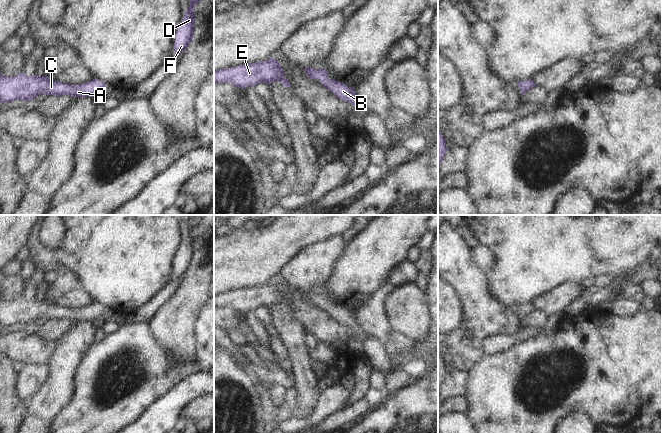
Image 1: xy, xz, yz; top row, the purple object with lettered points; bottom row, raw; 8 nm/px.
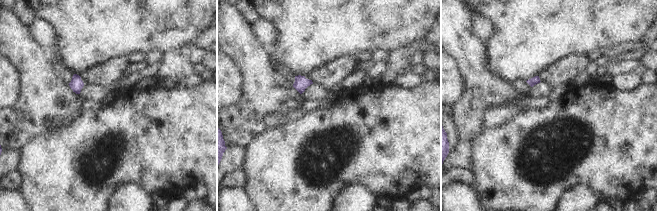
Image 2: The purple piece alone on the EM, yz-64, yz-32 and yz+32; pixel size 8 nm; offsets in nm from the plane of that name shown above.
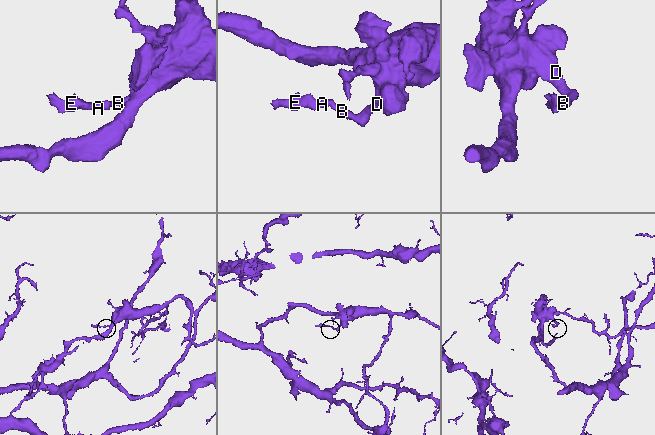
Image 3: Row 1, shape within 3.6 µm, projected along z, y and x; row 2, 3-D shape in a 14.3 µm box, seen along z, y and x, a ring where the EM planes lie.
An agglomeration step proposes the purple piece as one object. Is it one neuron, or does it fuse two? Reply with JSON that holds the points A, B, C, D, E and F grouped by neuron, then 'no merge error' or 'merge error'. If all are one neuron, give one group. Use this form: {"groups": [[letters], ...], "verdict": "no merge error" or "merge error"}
{"groups": [["A", "B", "C", "D", "E", "F"]], "verdict": "no merge error"}

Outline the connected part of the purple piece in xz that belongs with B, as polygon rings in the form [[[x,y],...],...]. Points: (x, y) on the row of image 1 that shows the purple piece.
[[[312,67],[305,68],[306,74],[310,79],[319,79],[322,85],[333,92],[339,99],[344,100],[357,108],[364,108],[363,103],[358,97],[355,88],[348,87],[344,83],[328,78],[328,73],[325,69],[313,69]]]

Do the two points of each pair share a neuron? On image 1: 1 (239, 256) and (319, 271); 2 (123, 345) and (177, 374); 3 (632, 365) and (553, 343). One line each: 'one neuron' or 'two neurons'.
1: two neurons
2: one neuron
3: one neuron

